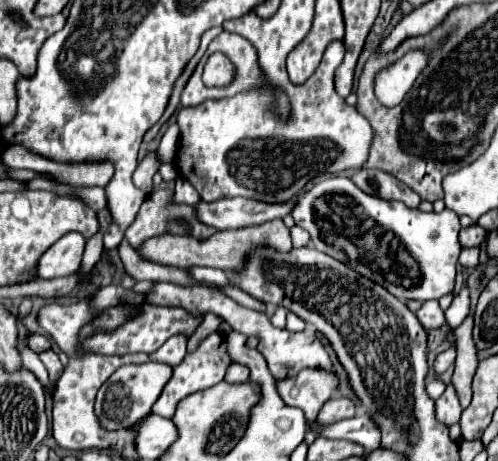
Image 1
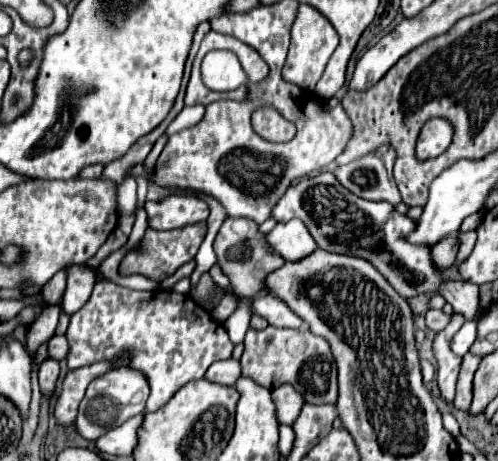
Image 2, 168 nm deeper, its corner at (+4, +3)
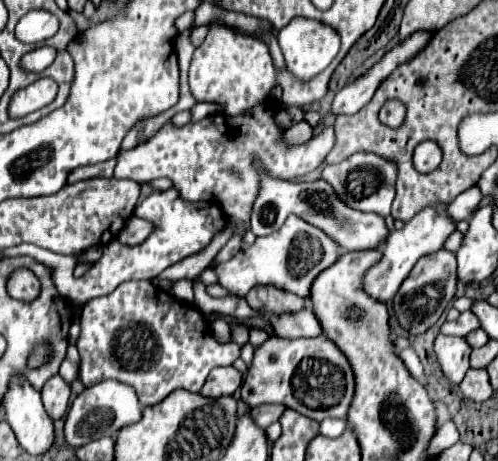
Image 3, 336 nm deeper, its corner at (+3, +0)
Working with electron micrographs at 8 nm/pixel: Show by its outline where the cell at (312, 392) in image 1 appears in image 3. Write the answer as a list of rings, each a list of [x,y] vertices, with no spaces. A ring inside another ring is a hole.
[[[261,404],[261,406],[251,408],[249,416],[251,416],[251,420],[253,420],[259,428],[265,430],[269,424],[273,424],[273,422],[279,420],[281,410],[285,410],[285,406],[281,406],[281,404]]]

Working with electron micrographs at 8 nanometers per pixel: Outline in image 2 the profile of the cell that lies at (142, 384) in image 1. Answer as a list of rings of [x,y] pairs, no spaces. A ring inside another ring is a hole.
[[[132,367],[112,369],[104,375],[96,377],[88,385],[88,393],[80,403],[80,411],[78,411],[78,419],[76,419],[76,431],[88,441],[100,439],[110,429],[120,427],[130,417],[134,417],[138,413],[144,413],[148,393],[150,393],[150,385],[148,385],[146,375],[142,371],[132,369]]]

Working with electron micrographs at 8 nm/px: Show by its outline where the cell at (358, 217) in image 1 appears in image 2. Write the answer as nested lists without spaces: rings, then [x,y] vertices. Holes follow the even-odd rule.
[[[320,173],[290,185],[280,203],[276,203],[272,217],[280,223],[298,217],[304,221],[320,249],[370,261],[404,299],[424,293],[438,293],[454,307],[454,311],[466,315],[466,319],[472,319],[472,315],[482,315],[478,311],[478,285],[462,279],[446,279],[444,271],[434,265],[430,247],[408,241],[408,235],[416,229],[414,219],[398,213],[394,205],[386,201],[376,203],[356,197],[336,179],[334,173]]]

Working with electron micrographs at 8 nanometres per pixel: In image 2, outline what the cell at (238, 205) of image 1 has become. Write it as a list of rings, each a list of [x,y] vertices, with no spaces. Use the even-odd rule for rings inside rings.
[[[168,195],[162,201],[146,201],[148,225],[160,231],[186,227],[208,219],[208,205],[194,197]]]

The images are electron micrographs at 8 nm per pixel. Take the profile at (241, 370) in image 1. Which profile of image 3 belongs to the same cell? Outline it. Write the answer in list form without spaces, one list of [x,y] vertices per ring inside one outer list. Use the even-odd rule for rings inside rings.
[[[221,366],[211,370],[199,394],[207,398],[221,398],[231,396],[239,386],[241,386],[241,372],[237,372],[233,366]]]

